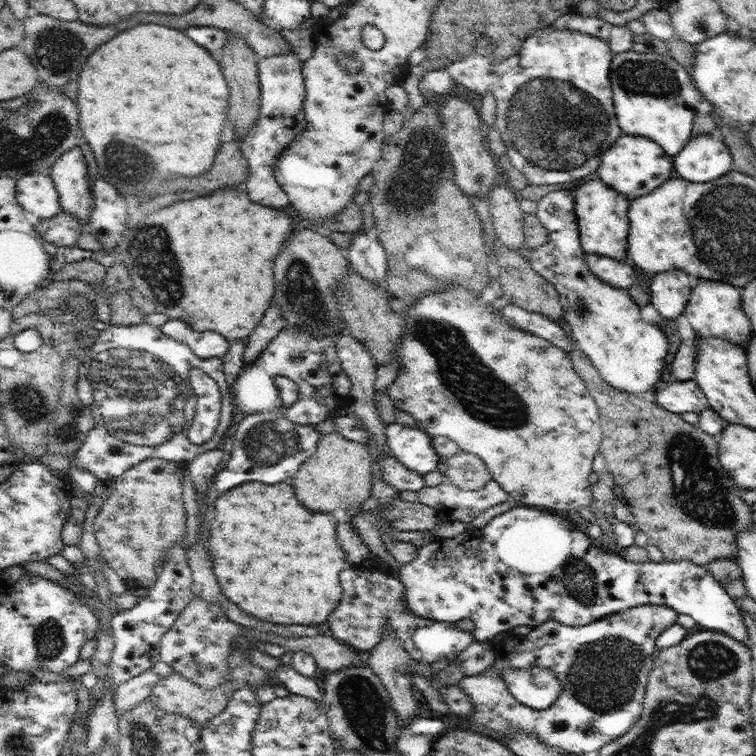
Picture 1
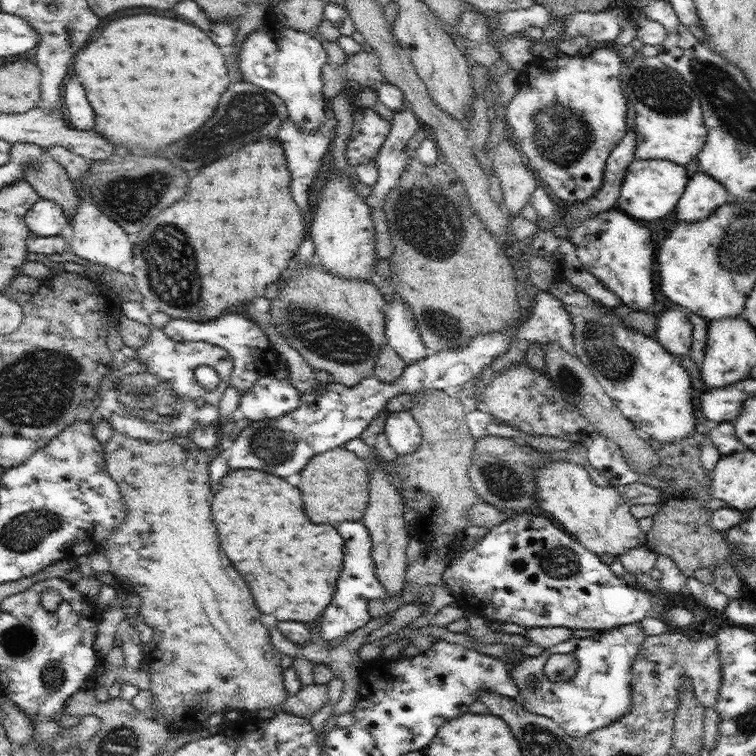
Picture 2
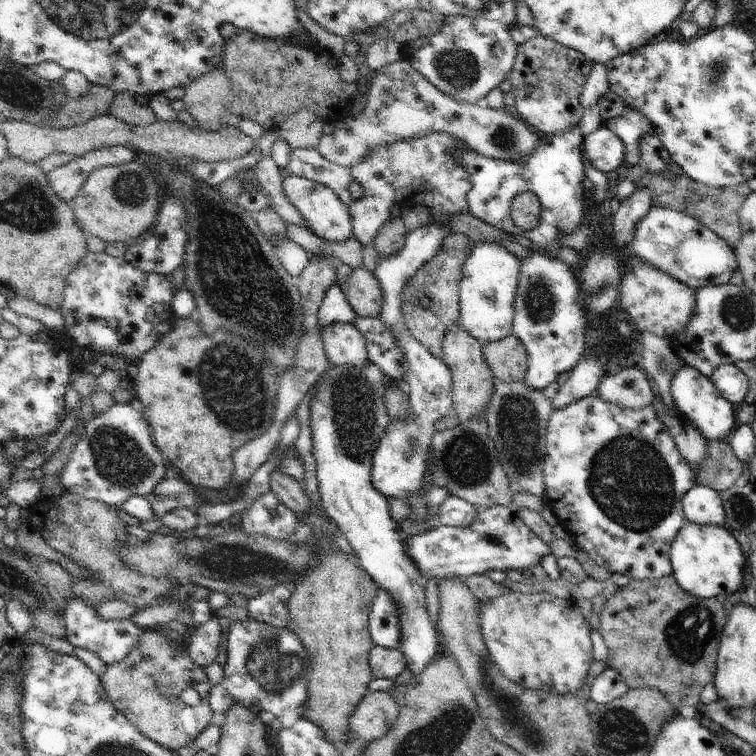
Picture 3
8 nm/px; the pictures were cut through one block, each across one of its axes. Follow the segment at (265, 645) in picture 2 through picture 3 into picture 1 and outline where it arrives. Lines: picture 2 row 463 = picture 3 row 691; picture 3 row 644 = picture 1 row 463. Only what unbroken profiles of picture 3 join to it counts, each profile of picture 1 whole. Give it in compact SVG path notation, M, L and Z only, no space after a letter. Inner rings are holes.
M146 459L116 477L110 496L93 523L101 557L124 581L127 590L150 589L158 564L168 549L183 545L186 511L182 501L182 474L185 465L164 459Z

